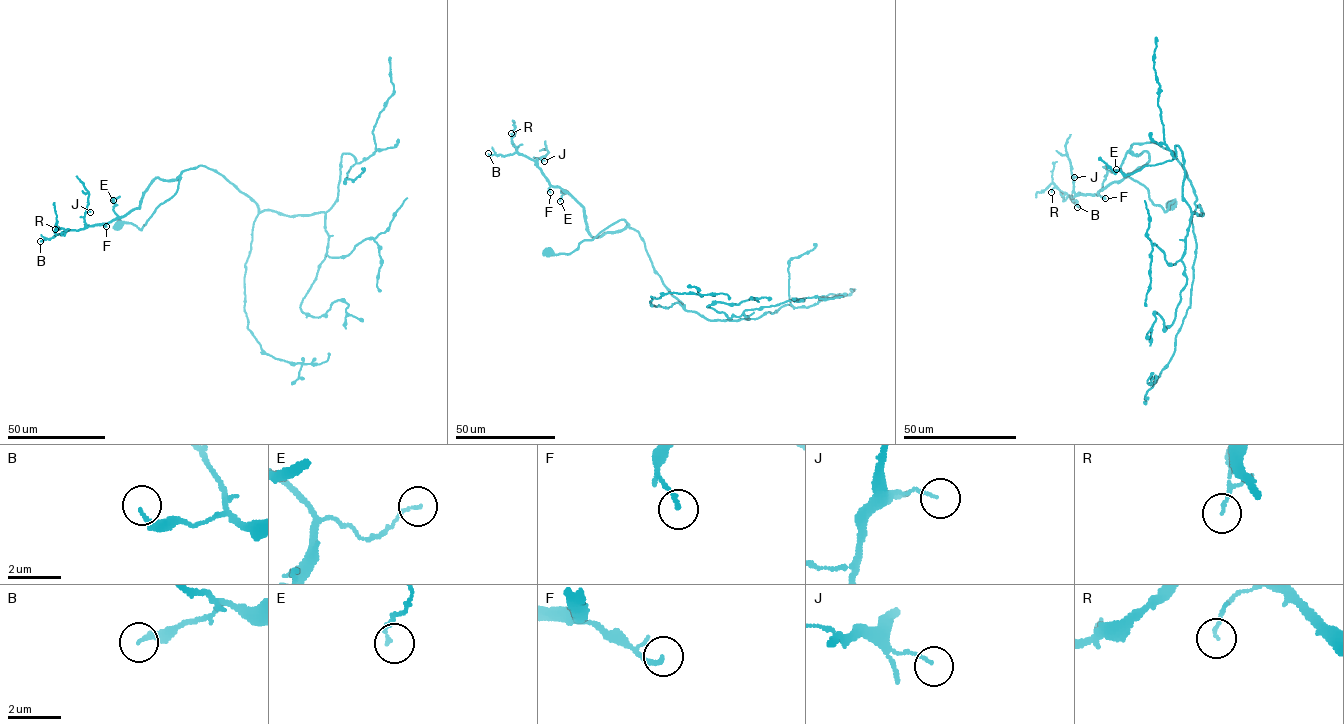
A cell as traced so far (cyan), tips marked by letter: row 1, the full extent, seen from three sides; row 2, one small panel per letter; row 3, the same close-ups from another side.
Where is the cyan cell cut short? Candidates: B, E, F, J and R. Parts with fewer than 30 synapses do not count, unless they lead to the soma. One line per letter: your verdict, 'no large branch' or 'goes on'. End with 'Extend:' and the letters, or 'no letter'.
B: no large branch
E: no large branch
F: no large branch
J: no large branch
R: no large branch
Extend: no letter

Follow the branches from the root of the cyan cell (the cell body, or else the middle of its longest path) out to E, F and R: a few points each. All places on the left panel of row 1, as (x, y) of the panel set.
E: (117, 226), (141, 229), (180, 179), (156, 177), (139, 207), (122, 216), (113, 200)
F: (117, 226), (129, 223), (141, 229), (175, 193), (179, 177), (156, 177), (139, 207), (106, 226)
R: (117, 226), (129, 223), (141, 229), (175, 193), (179, 177), (156, 177), (139, 207), (112, 221), (55, 229)

